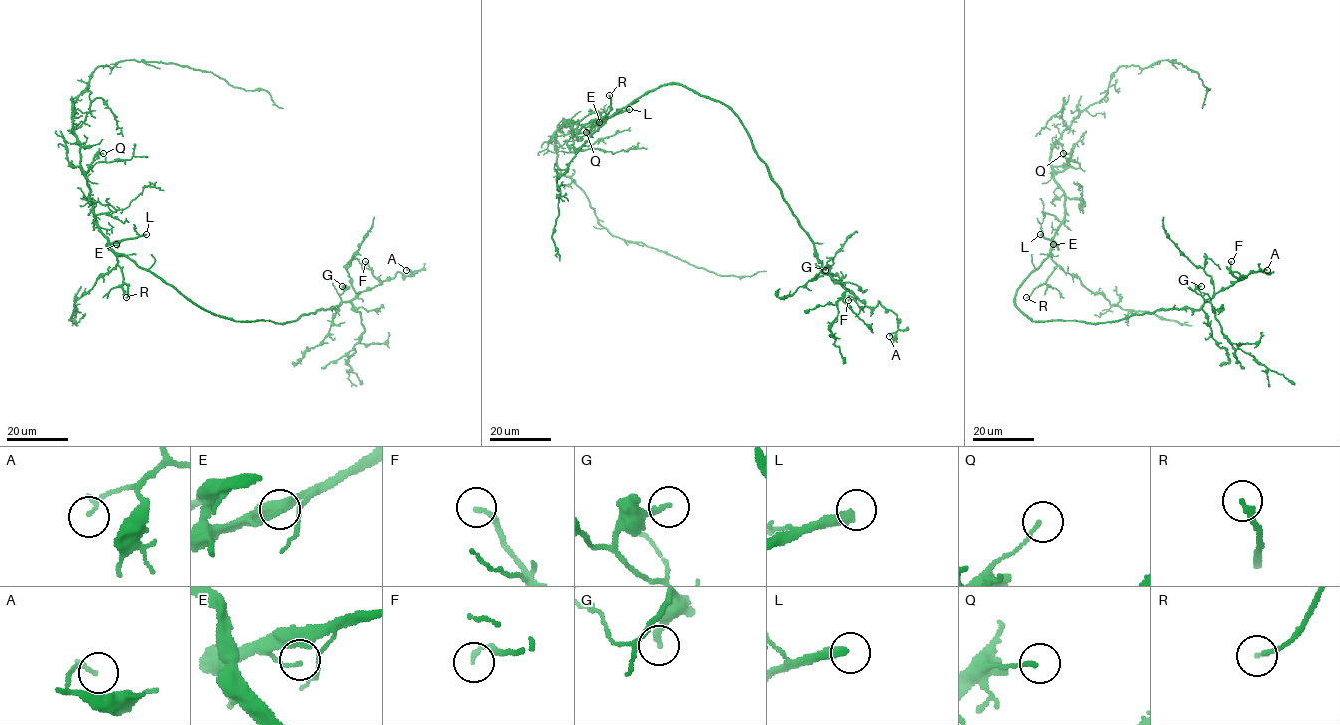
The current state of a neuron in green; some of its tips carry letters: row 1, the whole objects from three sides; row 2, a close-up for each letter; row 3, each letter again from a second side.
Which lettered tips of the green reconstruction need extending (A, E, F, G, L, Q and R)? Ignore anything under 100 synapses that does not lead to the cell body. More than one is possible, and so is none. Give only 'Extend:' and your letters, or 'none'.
Extend: L, R

